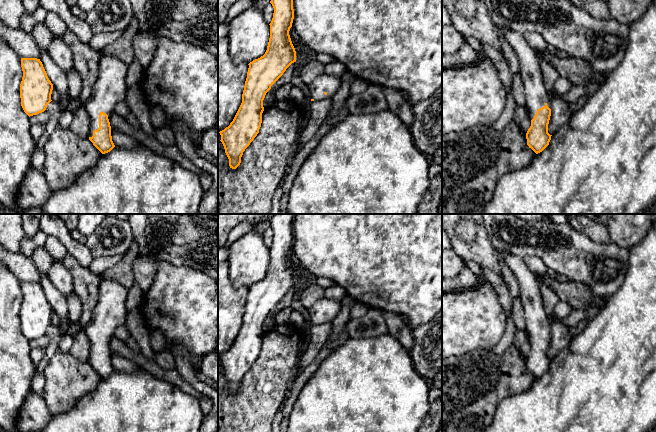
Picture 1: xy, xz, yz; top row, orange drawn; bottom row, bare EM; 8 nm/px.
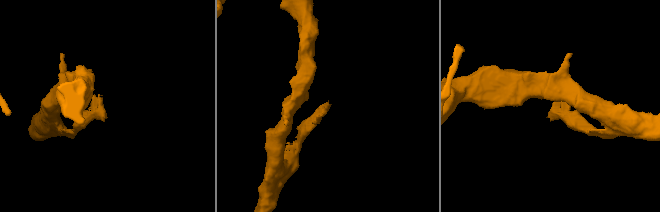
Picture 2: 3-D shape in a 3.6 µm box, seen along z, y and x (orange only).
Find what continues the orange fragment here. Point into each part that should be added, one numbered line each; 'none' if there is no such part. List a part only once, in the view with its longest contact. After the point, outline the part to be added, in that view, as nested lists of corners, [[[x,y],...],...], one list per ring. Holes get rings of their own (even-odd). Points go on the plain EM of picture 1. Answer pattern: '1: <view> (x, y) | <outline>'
1: xy (110, 311) | [[[101,276],[98,301],[85,329],[91,347],[88,361],[92,361],[93,355],[99,352],[100,336],[106,337],[110,344],[115,329],[125,324],[128,290],[120,283]]]

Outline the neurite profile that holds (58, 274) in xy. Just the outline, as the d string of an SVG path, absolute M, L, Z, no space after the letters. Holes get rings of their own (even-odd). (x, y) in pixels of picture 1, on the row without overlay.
M54 261L46 273L49 281L64 295L68 296L74 291L71 272L61 261Z

